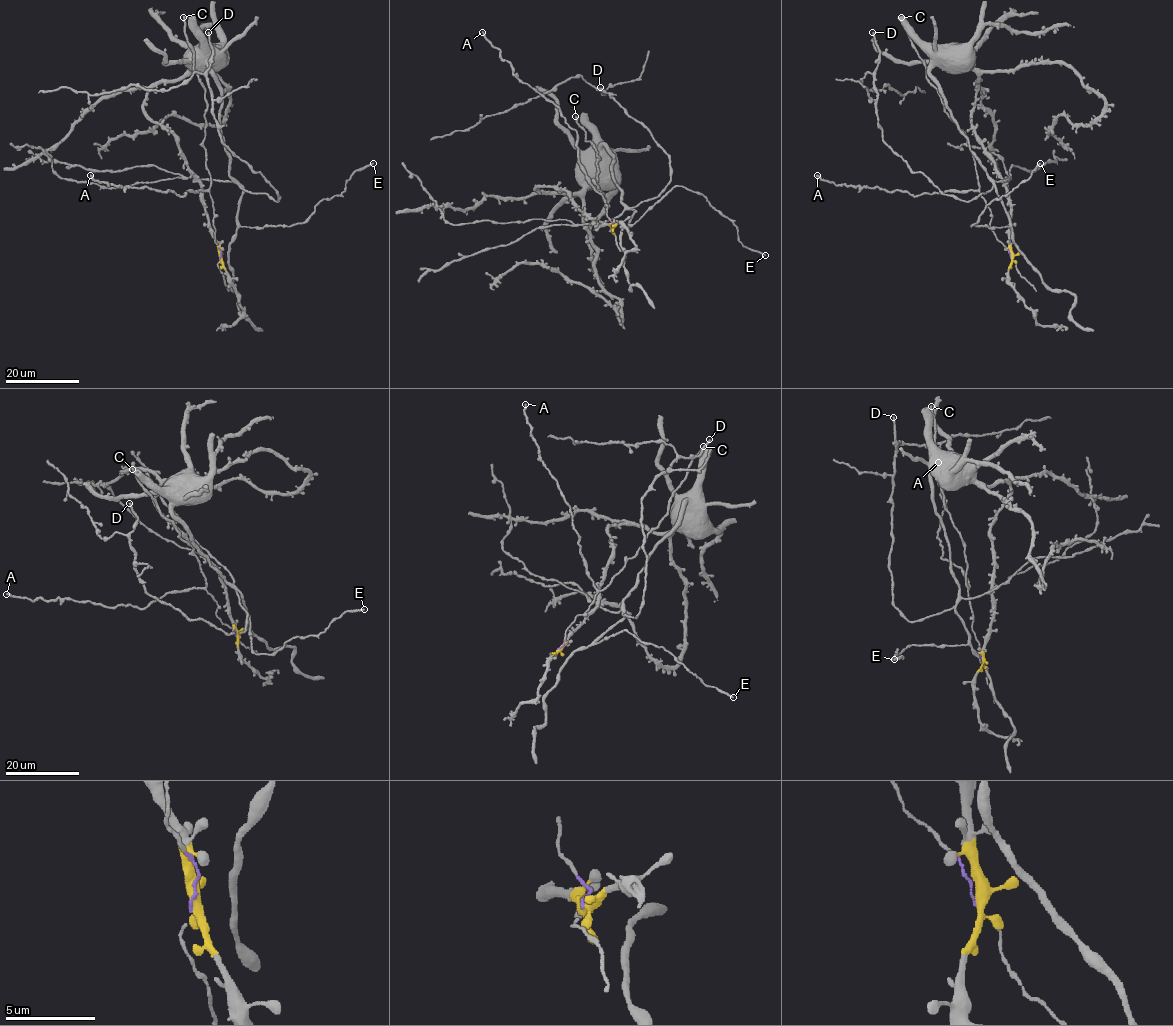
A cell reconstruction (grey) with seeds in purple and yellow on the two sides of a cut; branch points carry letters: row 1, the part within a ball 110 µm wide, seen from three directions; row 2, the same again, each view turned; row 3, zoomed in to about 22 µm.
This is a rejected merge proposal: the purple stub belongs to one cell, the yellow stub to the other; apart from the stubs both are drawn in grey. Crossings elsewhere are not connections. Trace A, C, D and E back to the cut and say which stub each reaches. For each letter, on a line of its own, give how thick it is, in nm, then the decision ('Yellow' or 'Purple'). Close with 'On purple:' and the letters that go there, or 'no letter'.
A: Thickness 240 nm. Purple
C: Thickness 220 nm. Purple
D: Thickness 240 nm. Yellow
E: Thickness 170 nm. Yellow
On purple: A, C

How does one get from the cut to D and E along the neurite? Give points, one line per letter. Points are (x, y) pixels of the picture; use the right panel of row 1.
D: (1011, 257), (1008, 191), (972, 126), (978, 74), (930, 76), (992, 183), (966, 202), (883, 140), (872, 32)
E: (1011, 257), (1008, 191), (971, 121), (978, 74), (931, 70), (1009, 223), (971, 226), (1040, 163)

